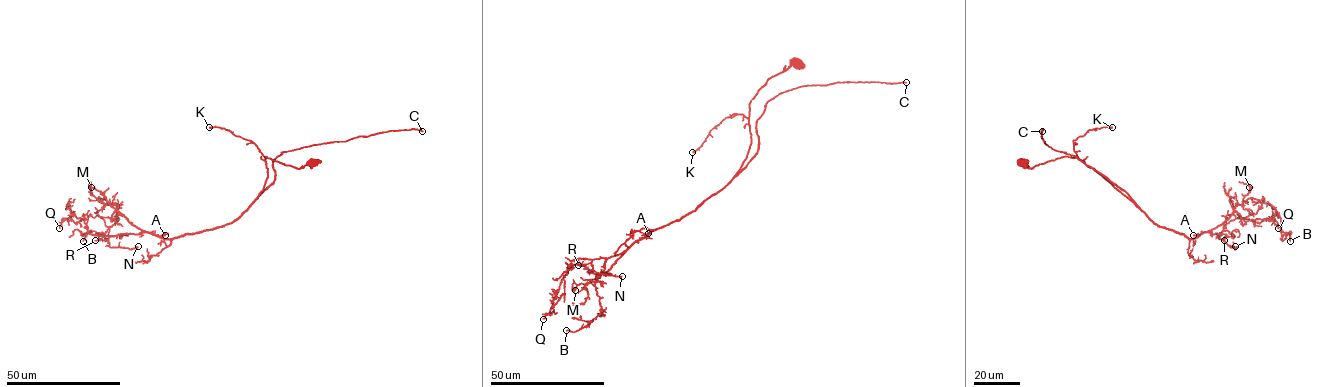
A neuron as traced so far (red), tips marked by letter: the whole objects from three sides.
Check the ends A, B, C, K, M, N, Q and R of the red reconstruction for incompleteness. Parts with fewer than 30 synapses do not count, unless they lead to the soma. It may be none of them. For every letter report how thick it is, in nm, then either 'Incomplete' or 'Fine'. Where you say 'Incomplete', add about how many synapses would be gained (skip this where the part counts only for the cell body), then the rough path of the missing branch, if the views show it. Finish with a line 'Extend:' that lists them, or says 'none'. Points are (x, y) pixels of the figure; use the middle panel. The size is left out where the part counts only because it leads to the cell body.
A: Thickness 140 nm. Fine
B: Thickness 130 nm. Fine
C: Thickness 190 nm. Incomplete. Roughly 120 synapses
K: Thickness 460 nm. Fine
M: Thickness 110 nm. Fine
N: Thickness 360 nm. Fine
Q: Thickness 130 nm. Fine
R: Thickness 130 nm. Fine
Extend: C

